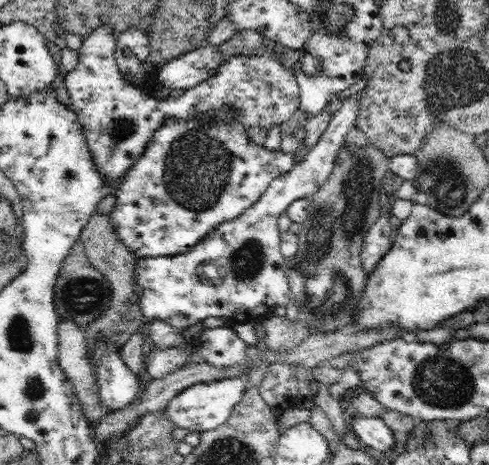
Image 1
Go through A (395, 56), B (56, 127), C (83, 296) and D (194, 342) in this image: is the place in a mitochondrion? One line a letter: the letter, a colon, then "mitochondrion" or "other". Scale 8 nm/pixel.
A: other
B: other
C: mitochondrion
D: other

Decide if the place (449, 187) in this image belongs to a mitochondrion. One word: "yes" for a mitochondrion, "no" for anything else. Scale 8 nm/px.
yes

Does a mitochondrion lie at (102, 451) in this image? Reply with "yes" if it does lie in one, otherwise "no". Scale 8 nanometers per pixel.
no

